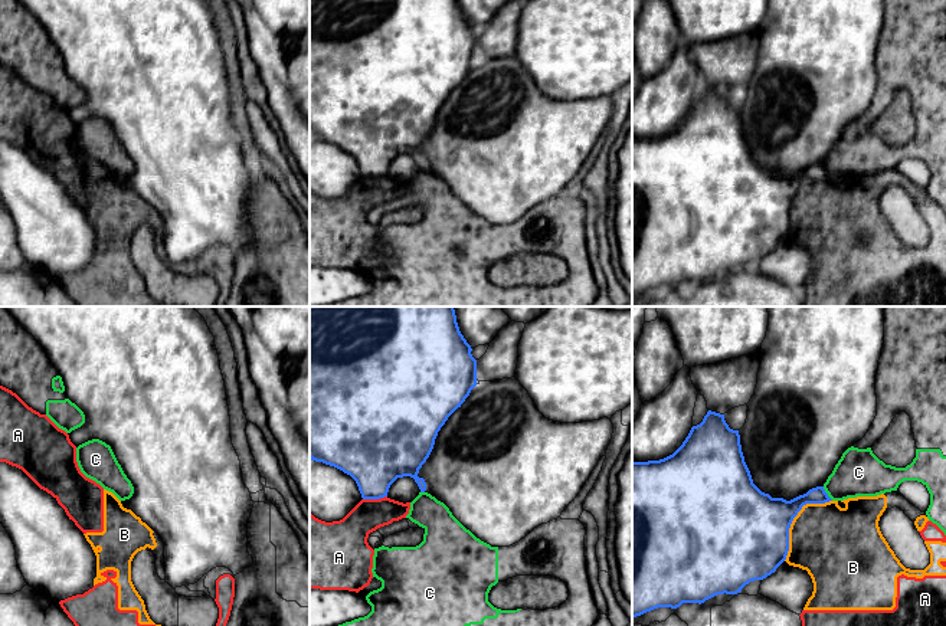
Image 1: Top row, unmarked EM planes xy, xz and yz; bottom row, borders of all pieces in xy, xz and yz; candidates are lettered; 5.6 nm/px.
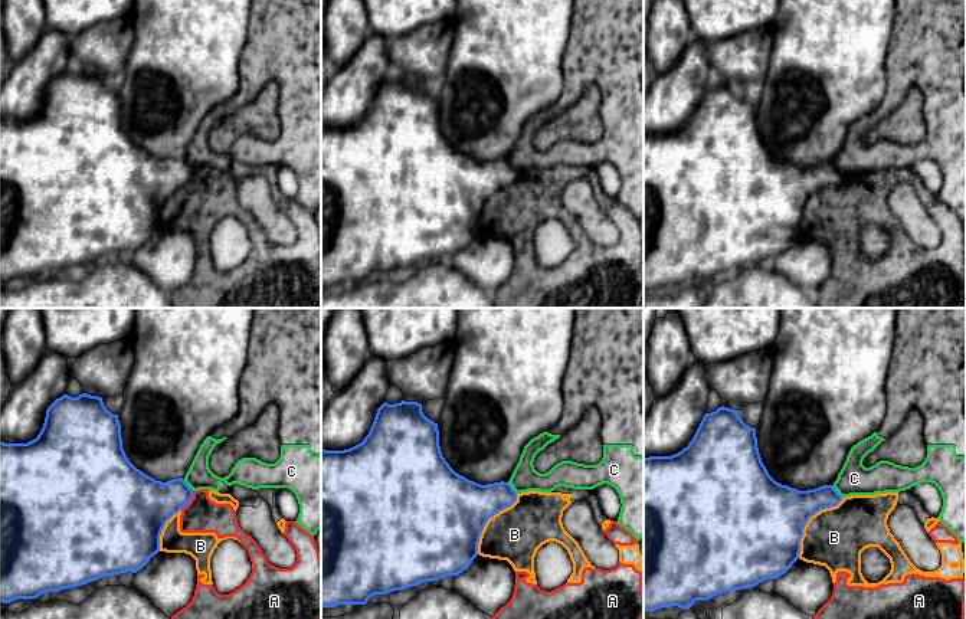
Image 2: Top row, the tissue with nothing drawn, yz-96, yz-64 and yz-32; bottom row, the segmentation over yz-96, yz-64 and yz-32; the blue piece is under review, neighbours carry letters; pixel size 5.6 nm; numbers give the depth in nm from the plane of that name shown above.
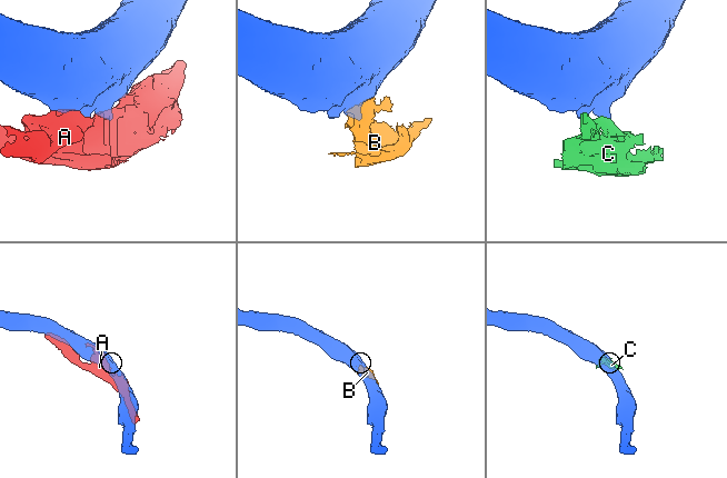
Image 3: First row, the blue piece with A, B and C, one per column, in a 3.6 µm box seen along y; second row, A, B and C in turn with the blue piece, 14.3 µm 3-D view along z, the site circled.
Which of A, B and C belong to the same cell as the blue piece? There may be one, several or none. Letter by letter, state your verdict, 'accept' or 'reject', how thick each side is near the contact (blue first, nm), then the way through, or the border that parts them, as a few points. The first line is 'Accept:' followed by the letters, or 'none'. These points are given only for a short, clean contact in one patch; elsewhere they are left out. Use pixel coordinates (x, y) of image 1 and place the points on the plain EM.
Accept: none
A: reject; calibres 380 and 200 nm
B: reject; calibres 440 and 400 nm
C: reject; calibres 110 and 260 nm; border yz (822, 164), (832, 177)

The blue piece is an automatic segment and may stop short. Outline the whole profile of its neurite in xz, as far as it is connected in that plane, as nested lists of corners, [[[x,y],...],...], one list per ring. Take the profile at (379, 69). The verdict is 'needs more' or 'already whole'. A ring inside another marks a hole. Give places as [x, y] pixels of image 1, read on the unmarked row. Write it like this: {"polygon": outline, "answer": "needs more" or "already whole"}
{"polygon": [[[310,0],[310,137],[350,153],[363,177],[387,174],[390,163],[403,154],[413,155],[420,170],[425,170],[426,160],[418,154],[419,147],[429,135],[441,105],[461,85],[478,59],[477,37],[471,29],[472,26],[461,12],[458,0]]], "answer": "already whole"}

